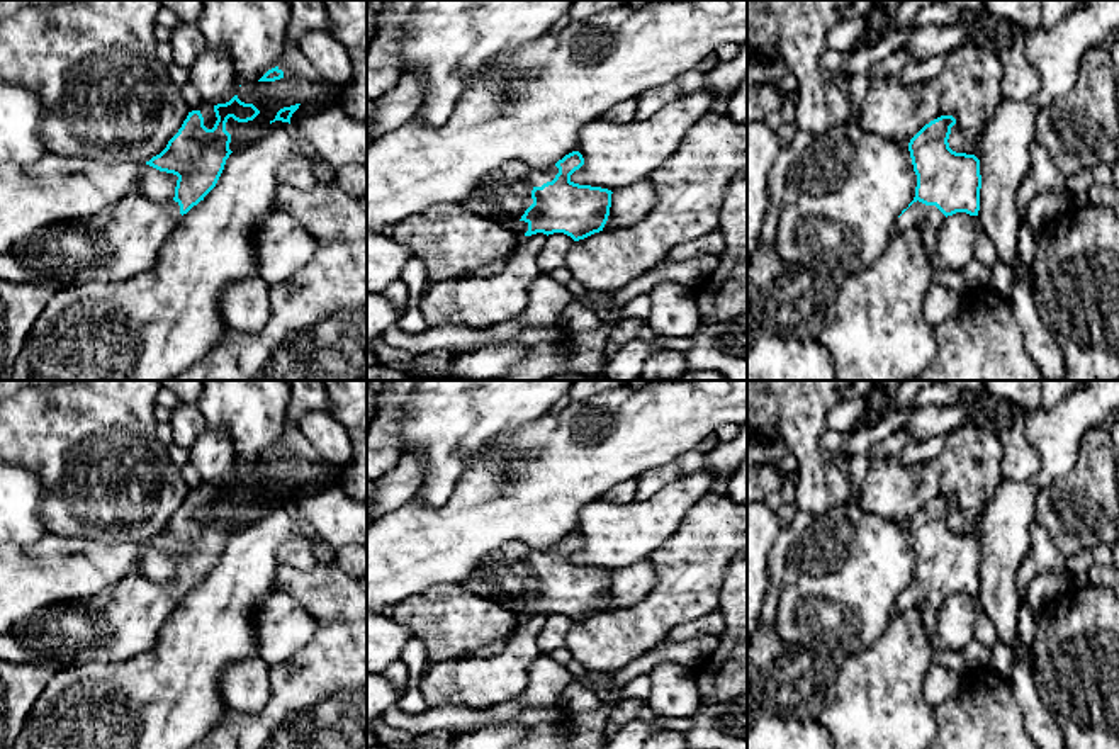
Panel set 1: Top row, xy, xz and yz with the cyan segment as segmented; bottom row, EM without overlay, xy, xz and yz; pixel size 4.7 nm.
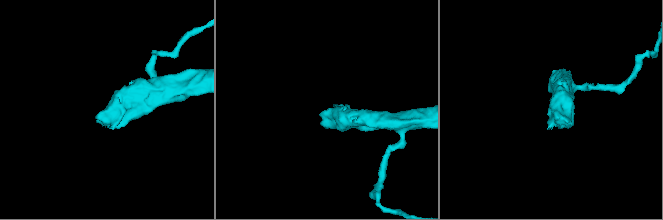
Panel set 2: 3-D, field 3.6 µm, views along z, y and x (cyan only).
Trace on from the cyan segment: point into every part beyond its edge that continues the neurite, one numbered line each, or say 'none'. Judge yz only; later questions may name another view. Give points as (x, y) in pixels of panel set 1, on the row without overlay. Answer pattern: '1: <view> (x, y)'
1: yz (927, 600)

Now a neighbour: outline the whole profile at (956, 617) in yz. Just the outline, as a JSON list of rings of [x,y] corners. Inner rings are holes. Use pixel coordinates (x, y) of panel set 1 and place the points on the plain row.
[[[966,593],[947,596],[937,613],[934,647],[944,650],[963,650],[975,642],[978,608],[978,596],[970,596]]]

